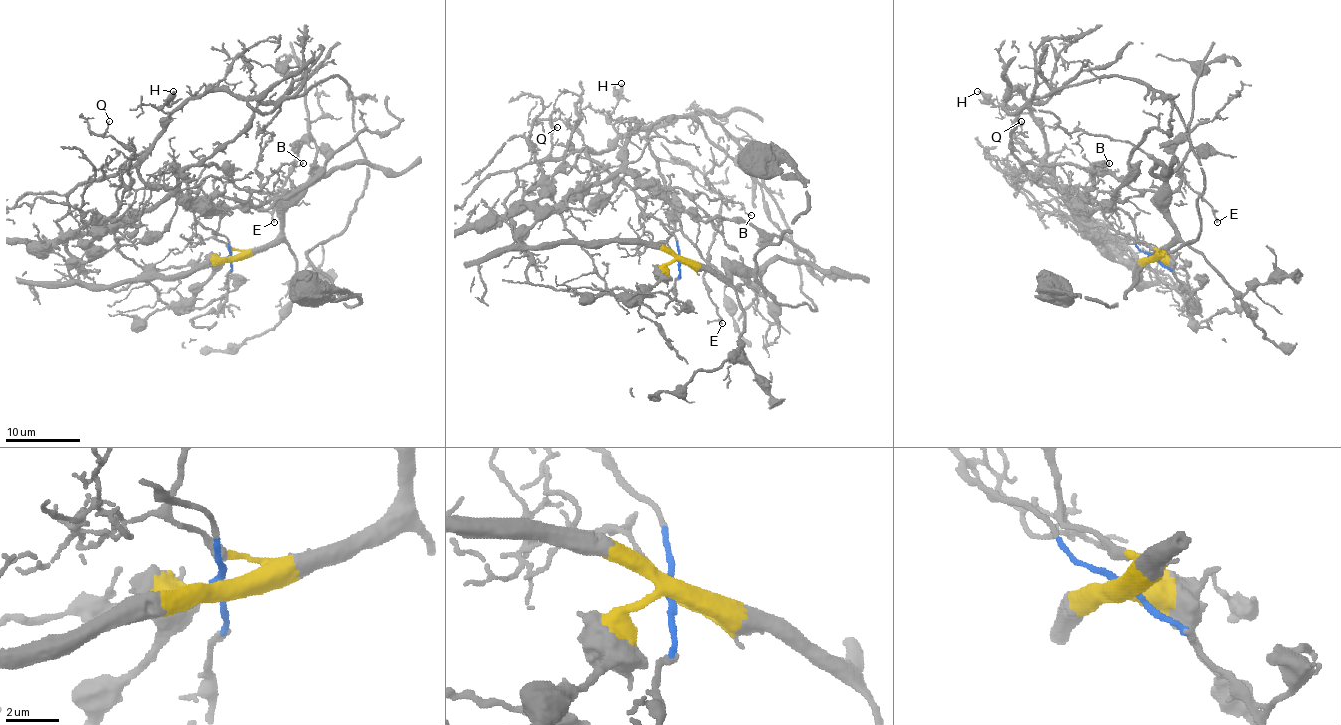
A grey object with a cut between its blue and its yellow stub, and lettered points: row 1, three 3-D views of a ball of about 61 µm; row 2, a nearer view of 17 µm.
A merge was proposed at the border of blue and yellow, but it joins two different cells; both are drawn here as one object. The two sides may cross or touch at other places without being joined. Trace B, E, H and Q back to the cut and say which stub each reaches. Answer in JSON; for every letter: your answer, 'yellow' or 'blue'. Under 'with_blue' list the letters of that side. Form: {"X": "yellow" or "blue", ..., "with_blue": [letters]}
{"B": "blue", "E": "blue", "H": "blue", "Q": "blue", "with_blue": ["B", "E", "H", "Q"]}

